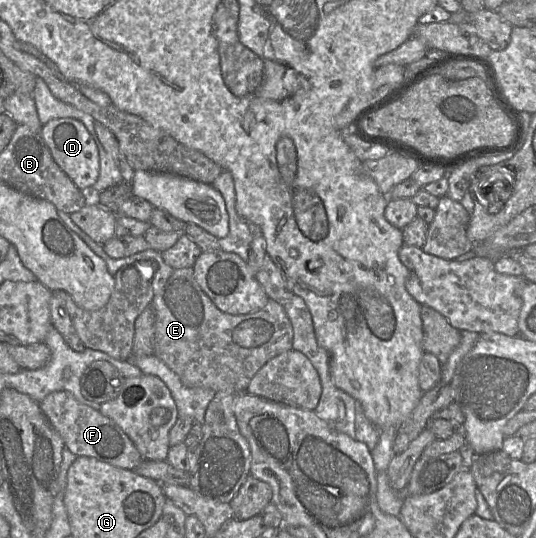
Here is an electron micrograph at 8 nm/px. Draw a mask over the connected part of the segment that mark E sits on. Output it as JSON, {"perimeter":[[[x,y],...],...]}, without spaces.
{"perimeter":[[[193,268],[174,269],[151,302],[154,312],[154,355],[189,388],[244,393],[256,373],[272,358],[292,349],[293,329],[283,305],[269,299],[266,306],[245,315],[220,311],[196,282]]]}

